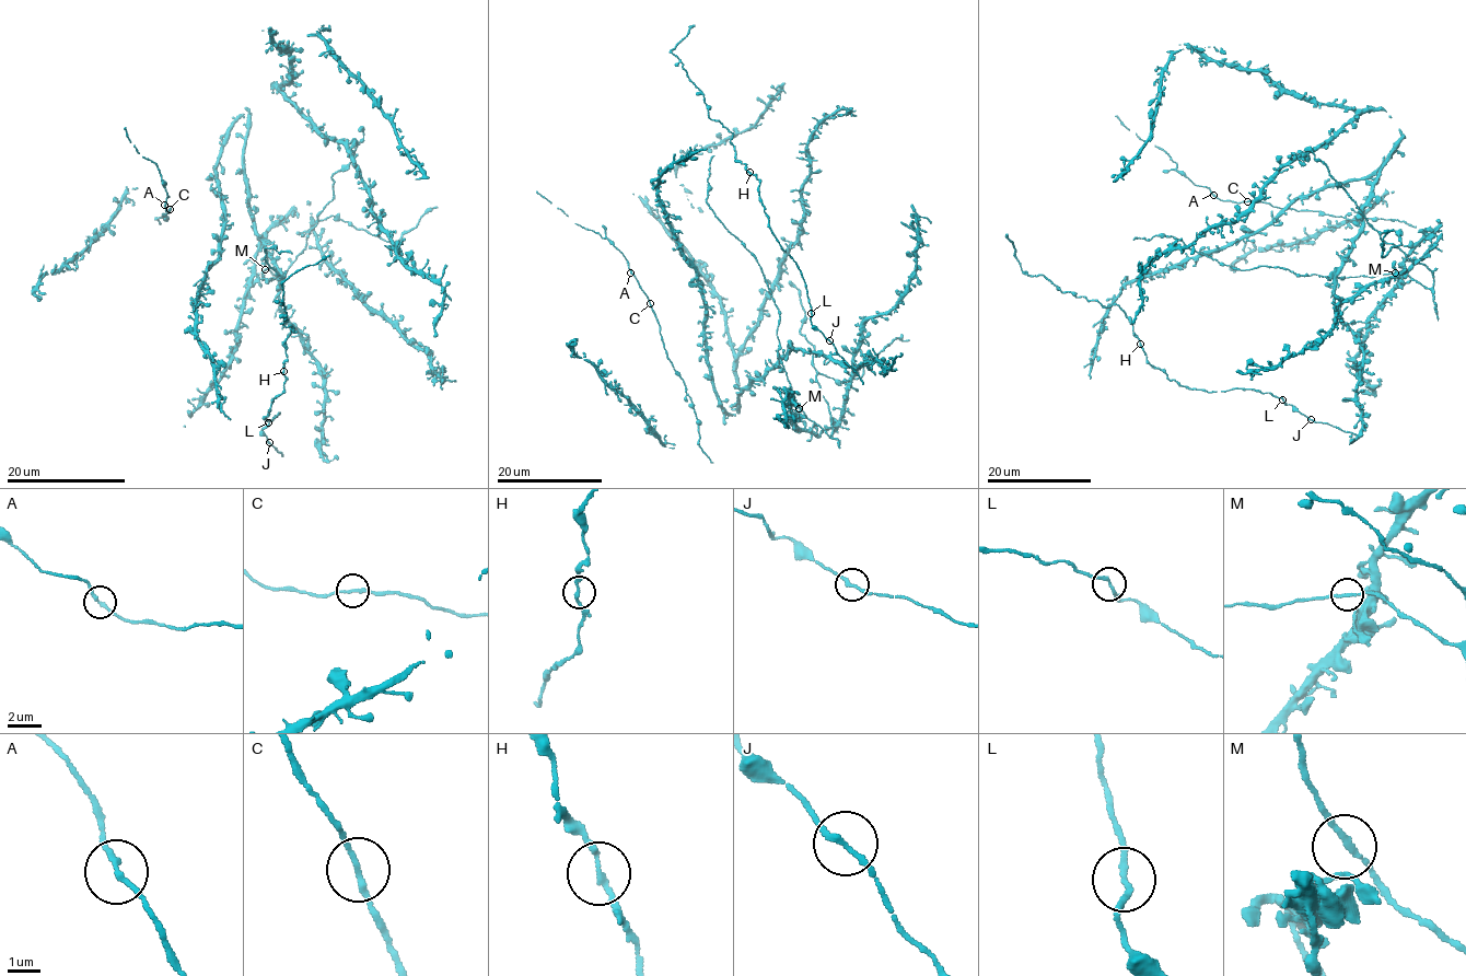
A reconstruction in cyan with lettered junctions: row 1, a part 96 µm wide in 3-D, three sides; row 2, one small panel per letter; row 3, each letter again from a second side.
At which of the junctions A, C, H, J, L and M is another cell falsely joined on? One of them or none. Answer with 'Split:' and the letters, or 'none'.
Split: none

